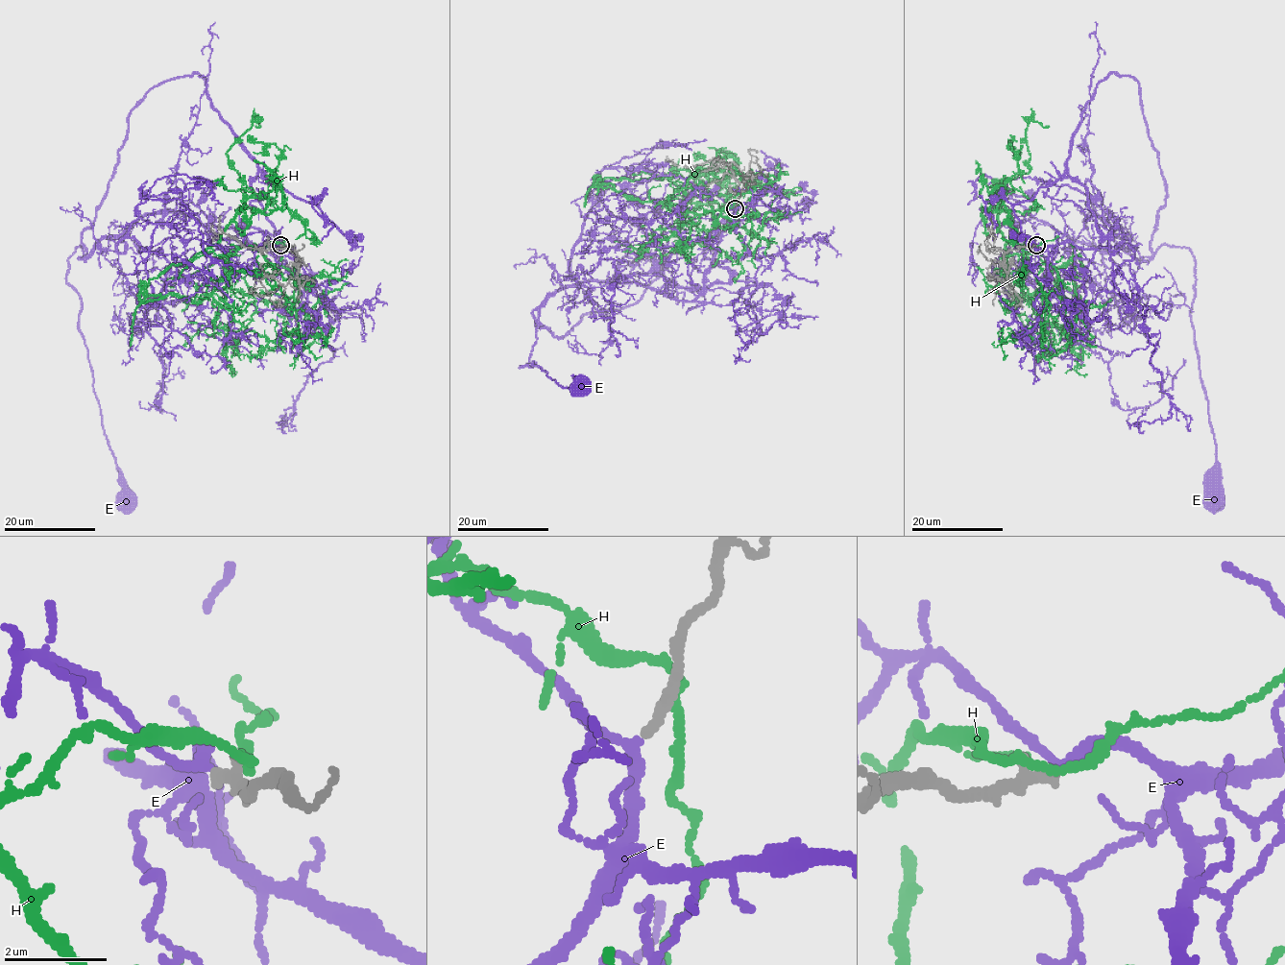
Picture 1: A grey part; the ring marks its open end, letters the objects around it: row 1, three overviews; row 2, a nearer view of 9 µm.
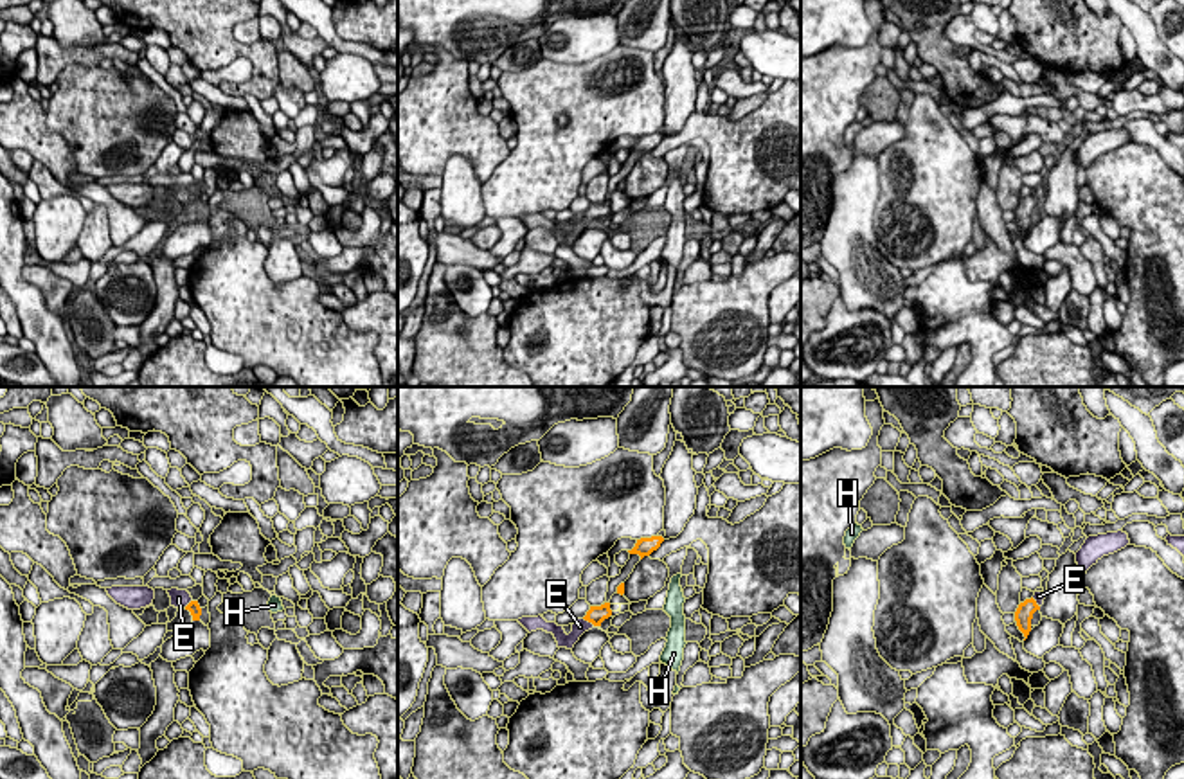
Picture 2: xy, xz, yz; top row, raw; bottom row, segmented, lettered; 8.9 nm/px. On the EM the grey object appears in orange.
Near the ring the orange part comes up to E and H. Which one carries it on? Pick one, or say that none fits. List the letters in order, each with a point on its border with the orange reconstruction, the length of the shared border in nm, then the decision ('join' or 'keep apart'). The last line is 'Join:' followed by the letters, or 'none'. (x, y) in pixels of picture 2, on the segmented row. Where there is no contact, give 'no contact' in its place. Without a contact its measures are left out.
E: xz (589, 621) | 130 nm | join
H: no contact | keep apart
Join: E

